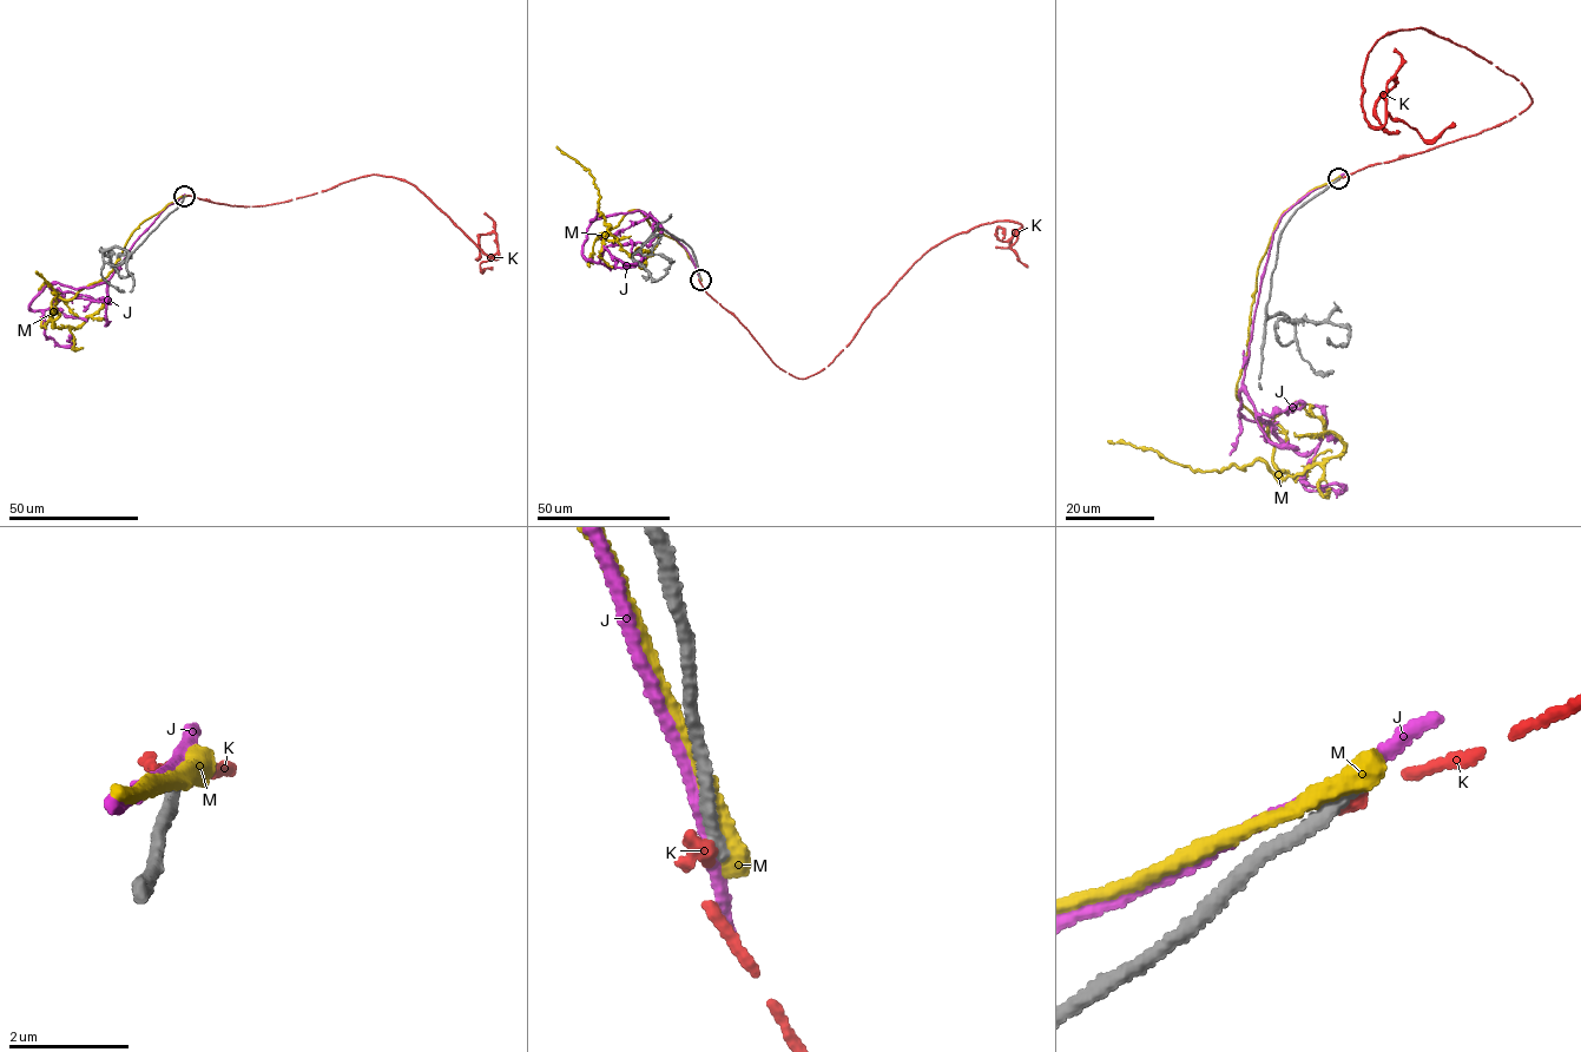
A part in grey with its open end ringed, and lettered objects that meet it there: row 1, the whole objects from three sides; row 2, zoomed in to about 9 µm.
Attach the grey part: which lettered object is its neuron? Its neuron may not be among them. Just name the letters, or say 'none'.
none

